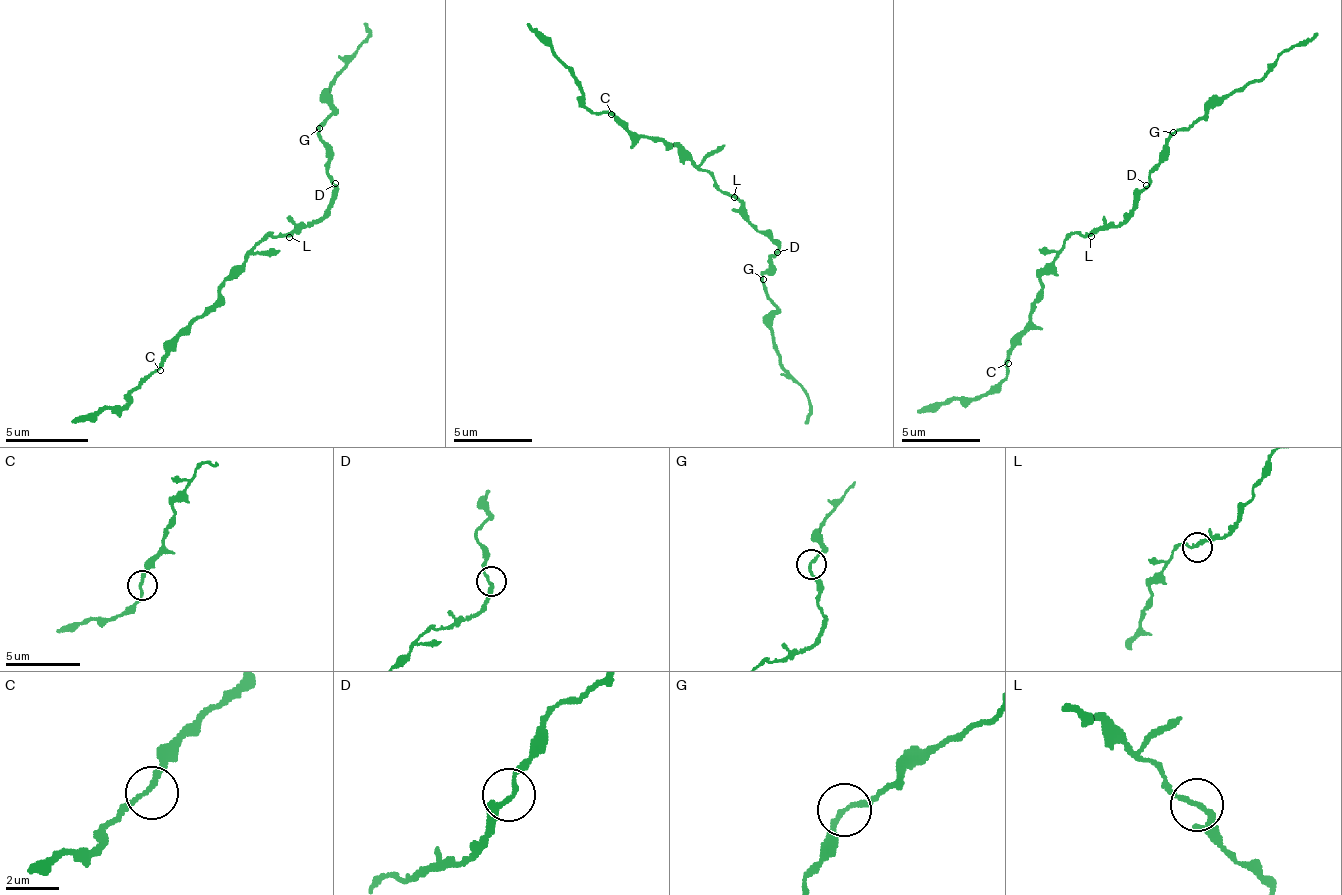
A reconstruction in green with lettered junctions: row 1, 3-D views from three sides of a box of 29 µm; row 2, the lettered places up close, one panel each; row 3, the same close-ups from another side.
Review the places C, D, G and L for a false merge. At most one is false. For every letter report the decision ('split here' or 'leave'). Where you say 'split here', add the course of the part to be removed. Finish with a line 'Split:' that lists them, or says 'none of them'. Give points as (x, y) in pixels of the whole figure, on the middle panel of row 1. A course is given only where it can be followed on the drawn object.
C: leave
D: leave
G: leave
L: leave
Split: none of them

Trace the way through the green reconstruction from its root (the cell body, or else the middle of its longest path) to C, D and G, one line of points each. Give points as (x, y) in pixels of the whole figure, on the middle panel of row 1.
C: (734, 197), (730, 197), (674, 145), (663, 145), (659, 141), (639, 137), (615, 114), (611, 114)
D: (734, 197), (742, 205), (742, 213), (777, 248), (777, 252)
G: (734, 197), (742, 205), (742, 213), (777, 248), (770, 256), (770, 268), (762, 280)

